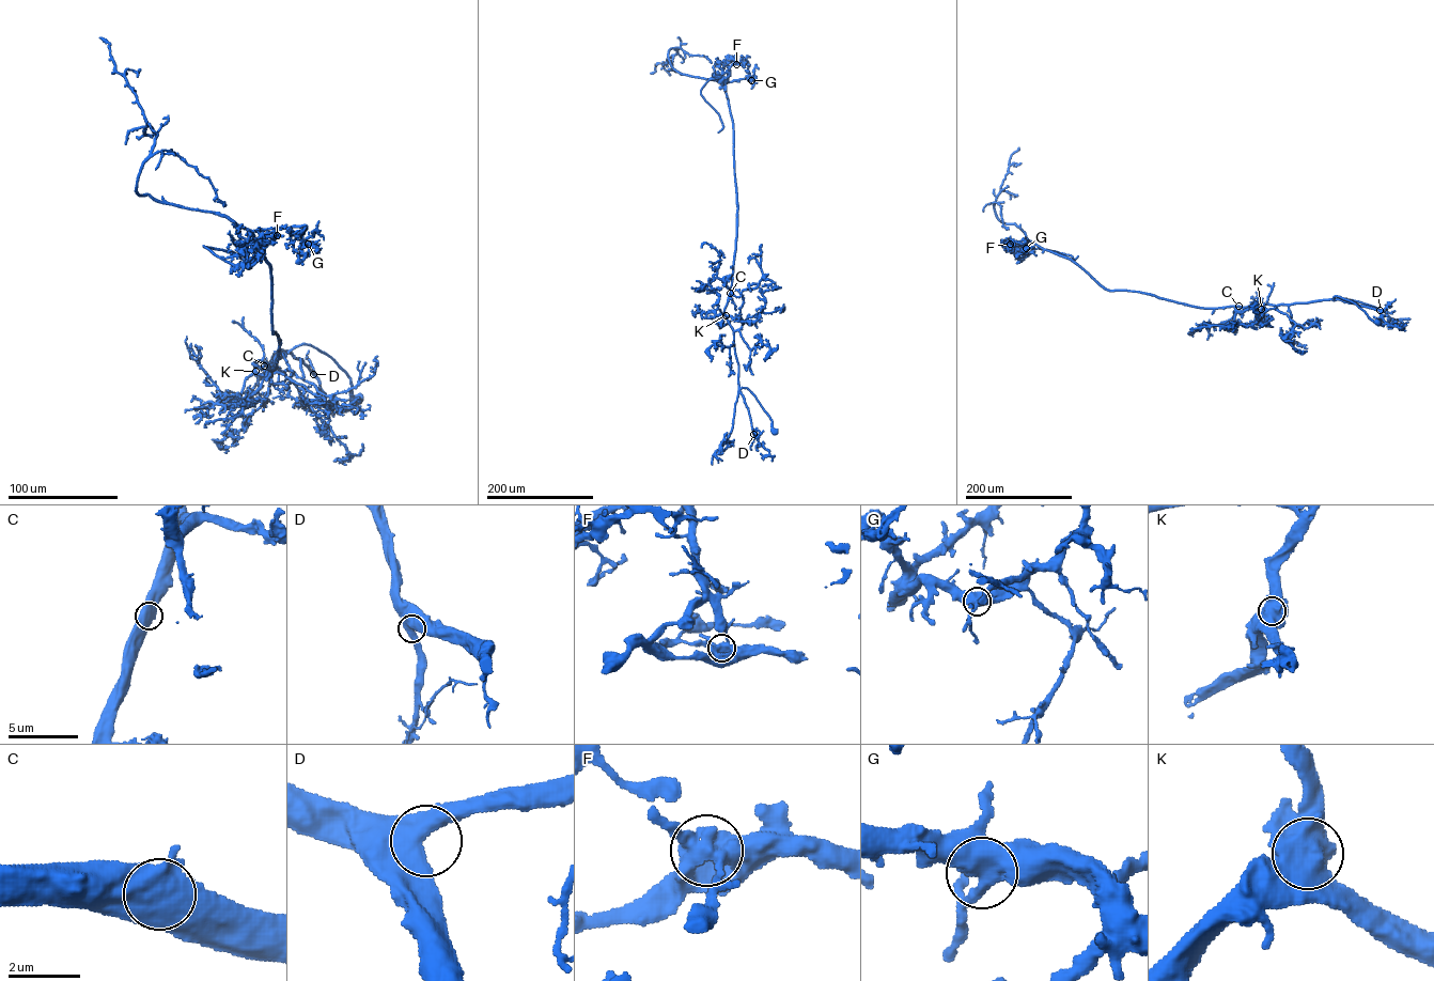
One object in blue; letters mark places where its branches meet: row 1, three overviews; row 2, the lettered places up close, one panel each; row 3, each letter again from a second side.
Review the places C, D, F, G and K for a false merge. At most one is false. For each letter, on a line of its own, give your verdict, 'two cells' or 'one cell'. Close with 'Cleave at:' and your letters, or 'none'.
C: one cell
D: one cell
F: two cells
G: one cell
K: one cell
Cleave at: F

